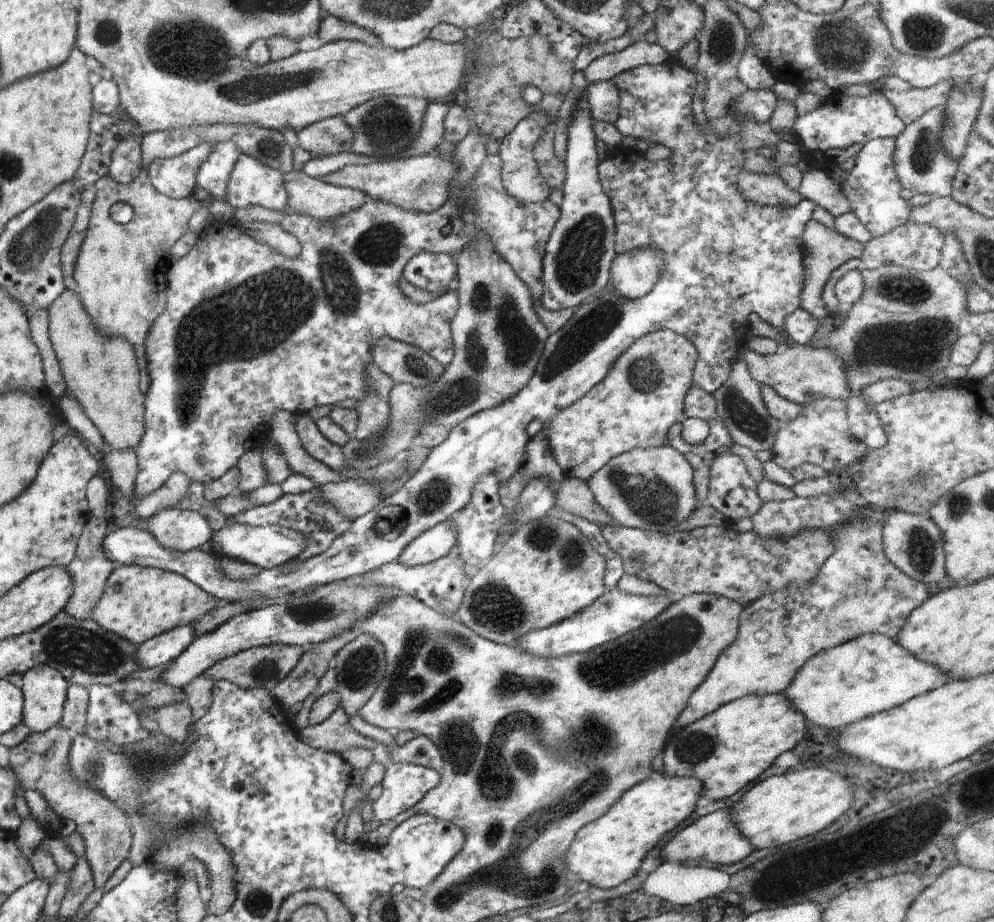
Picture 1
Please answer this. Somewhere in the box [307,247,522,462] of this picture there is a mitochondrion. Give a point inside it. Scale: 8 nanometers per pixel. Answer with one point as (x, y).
(414, 365)

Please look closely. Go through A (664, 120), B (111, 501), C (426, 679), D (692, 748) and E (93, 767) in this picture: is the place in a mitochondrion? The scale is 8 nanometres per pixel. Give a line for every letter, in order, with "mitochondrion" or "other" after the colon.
A: other
B: other
C: mitochondrion
D: mitochondrion
E: mitochondrion

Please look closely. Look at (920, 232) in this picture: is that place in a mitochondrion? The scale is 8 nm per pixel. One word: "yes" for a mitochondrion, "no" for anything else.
no

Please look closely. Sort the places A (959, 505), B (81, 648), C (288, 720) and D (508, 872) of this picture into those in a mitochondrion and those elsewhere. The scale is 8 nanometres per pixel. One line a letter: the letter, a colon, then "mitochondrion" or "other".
A: mitochondrion
B: mitochondrion
C: other
D: mitochondrion

